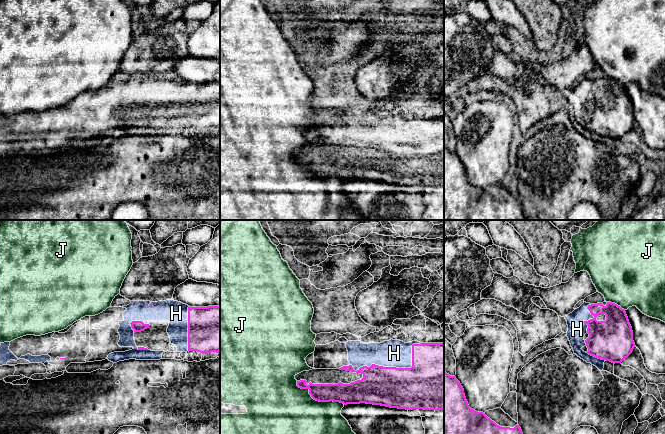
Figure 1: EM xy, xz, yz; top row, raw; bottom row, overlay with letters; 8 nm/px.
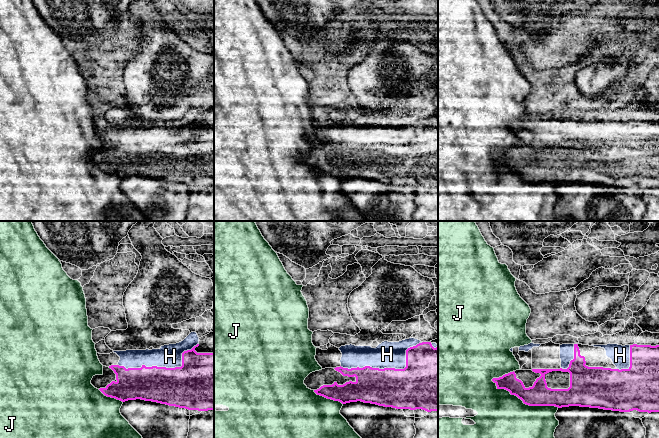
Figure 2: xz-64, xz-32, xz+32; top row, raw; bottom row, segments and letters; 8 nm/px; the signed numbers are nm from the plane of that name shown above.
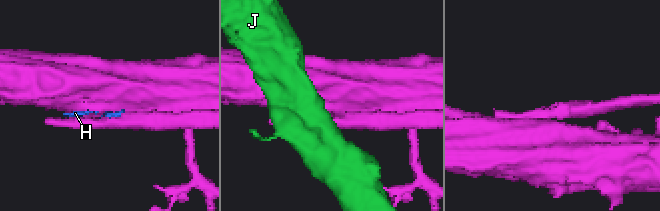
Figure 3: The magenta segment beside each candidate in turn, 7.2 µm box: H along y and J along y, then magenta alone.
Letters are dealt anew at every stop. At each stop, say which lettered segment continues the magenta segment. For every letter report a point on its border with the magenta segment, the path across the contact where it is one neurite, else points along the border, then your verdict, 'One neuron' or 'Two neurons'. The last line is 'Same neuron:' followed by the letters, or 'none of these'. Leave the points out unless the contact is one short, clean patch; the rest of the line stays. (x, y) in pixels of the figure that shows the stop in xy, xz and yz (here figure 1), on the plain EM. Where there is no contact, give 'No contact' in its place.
H: Touches magenta at xz (395, 143). One neuron
J: Touches magenta at xz (317, 176). Two neurons
Same neuron: H

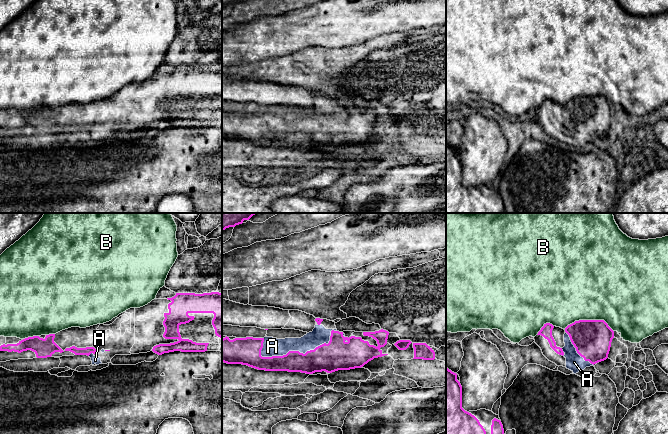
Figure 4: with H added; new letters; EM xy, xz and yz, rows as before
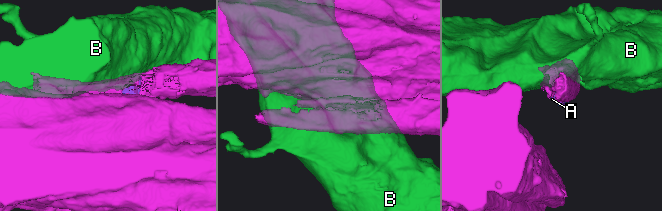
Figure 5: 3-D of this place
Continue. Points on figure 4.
A: Touches magenta at xz (302, 129). One neuron
B: Touches magenta at yz (589, 96). Two neurons
Same neuron: A

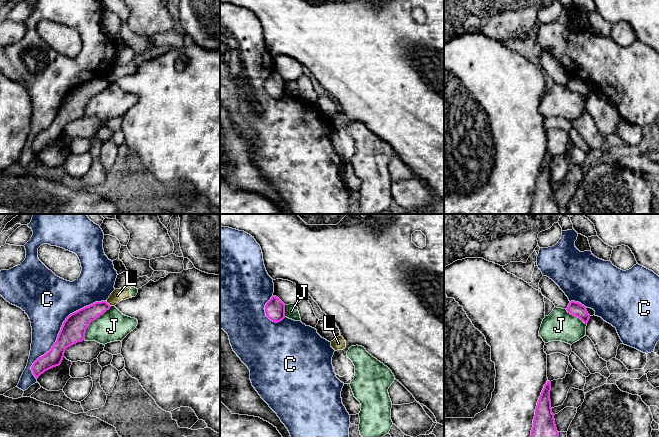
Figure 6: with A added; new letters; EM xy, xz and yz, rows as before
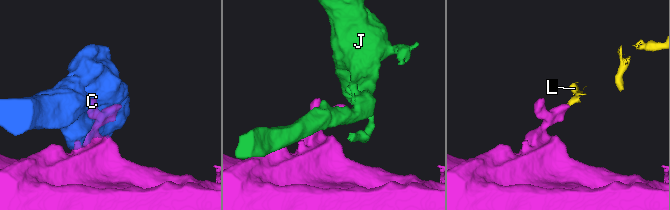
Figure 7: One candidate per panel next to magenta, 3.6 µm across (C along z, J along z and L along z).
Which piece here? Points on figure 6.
C: Touches magenta at xy (60, 106). Two neurons
J: Touches magenta at xy (92, 96). Two neurons
L: Touches magenta at xy (108, 80). Boundary: xy (105, 77), (110, 82). Two neurons
Same neuron: none of these

